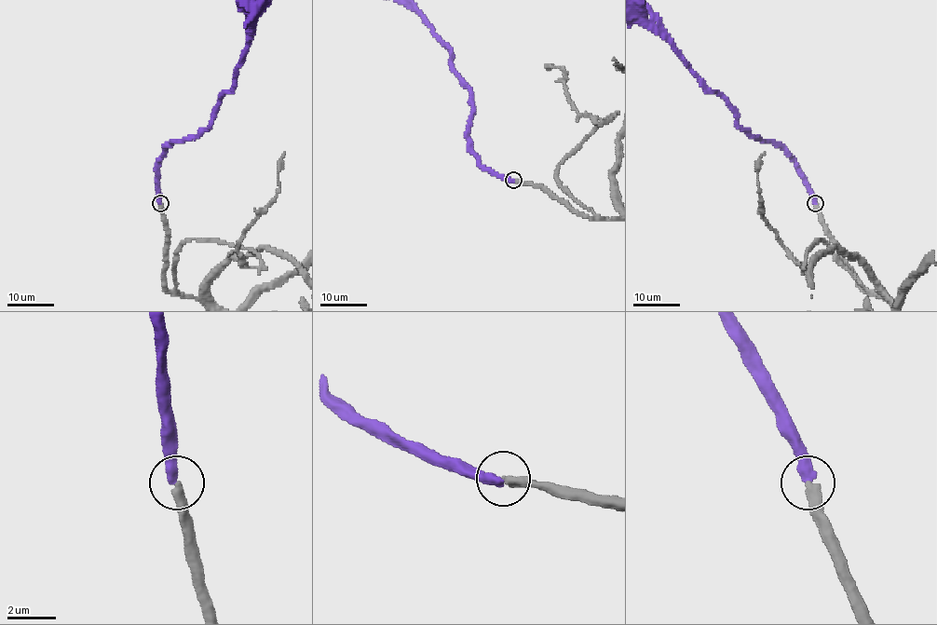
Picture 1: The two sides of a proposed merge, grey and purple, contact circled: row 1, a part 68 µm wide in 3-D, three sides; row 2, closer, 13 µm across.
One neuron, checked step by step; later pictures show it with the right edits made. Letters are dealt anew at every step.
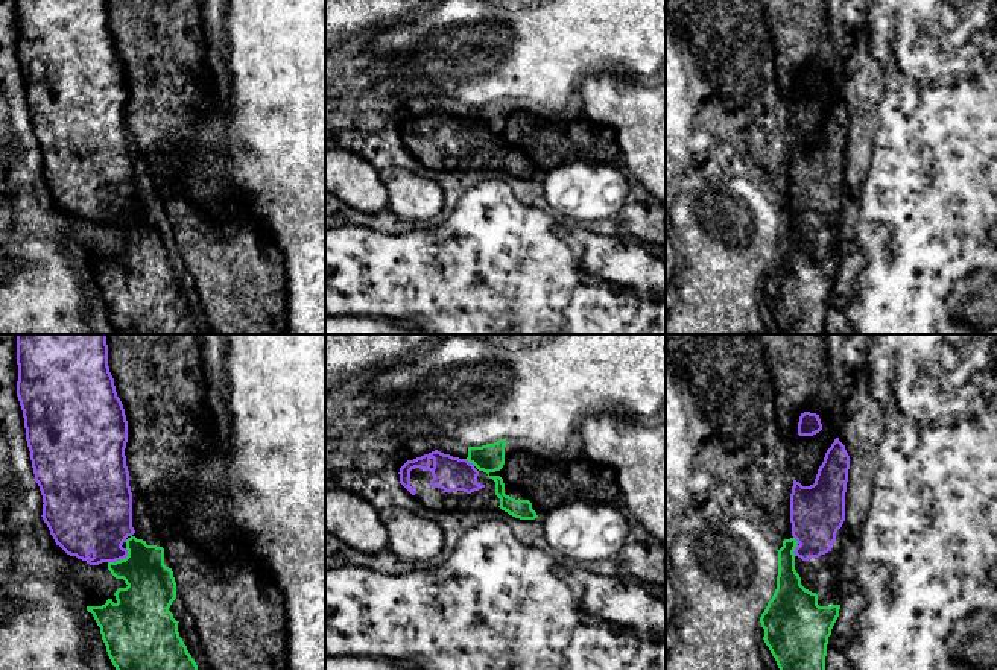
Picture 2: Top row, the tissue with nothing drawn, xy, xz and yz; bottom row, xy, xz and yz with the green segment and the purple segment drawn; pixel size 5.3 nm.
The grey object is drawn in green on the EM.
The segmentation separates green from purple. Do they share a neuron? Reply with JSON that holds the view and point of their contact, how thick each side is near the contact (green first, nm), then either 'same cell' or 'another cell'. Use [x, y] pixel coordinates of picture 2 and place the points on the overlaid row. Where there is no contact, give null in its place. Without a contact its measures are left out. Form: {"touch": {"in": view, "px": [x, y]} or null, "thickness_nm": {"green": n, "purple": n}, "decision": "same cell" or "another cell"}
{"touch": {"in": "xy", "px": [120, 559]}, "thickness_nm": {"green": 260, "purple": 360}, "decision": "same cell"}

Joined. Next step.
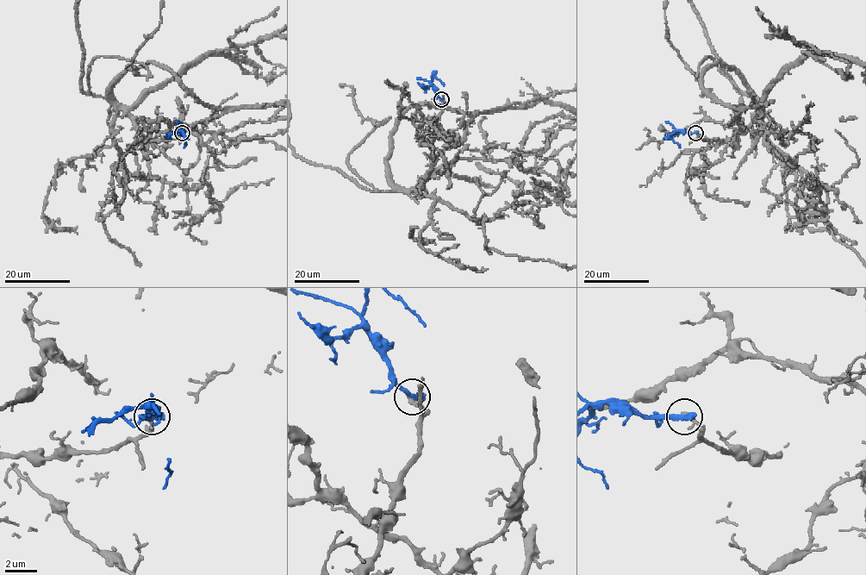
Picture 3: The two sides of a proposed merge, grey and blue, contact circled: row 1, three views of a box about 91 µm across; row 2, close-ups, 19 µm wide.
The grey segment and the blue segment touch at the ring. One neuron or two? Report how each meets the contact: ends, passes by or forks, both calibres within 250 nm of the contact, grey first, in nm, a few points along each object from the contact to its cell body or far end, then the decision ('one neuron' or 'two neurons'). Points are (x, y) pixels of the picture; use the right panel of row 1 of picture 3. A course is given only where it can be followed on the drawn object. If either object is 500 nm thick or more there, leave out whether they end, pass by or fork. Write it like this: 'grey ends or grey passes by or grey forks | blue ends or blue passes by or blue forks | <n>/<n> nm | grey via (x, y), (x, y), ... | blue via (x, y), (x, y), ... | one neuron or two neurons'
grey passes by | blue ends | 170/440 nm | grey via (695, 132), (723, 143), (745, 131), (759, 115), (758, 103), (736, 89), (693, 3) | blue via (695, 132), (675, 131), (670, 134), (668, 137), (680, 147) | two neurons

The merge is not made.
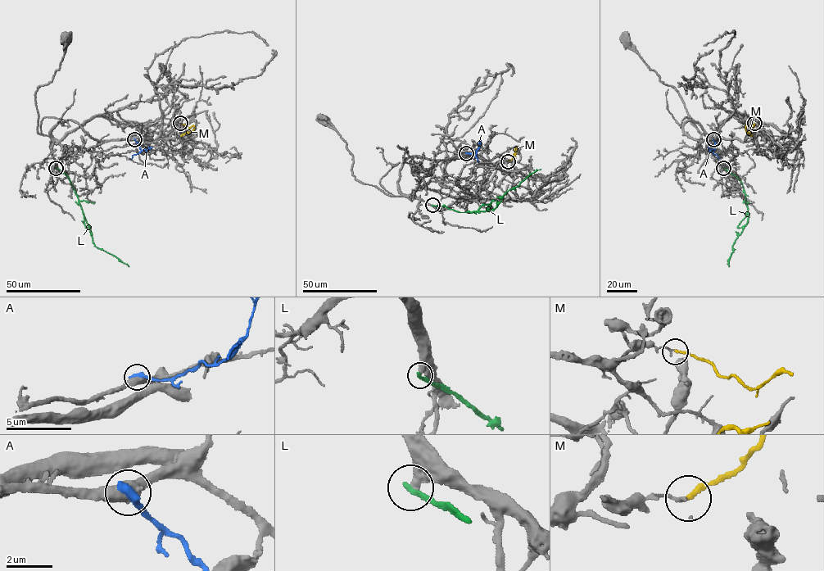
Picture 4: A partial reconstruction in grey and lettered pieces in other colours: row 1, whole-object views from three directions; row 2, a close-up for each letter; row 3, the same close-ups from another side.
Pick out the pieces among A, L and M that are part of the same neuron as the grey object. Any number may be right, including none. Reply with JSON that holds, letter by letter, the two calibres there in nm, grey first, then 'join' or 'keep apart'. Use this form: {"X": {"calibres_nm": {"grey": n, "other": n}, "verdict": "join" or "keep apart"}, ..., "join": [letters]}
{"A": {"calibres_nm": {"grey": 550, "other": 400}, "verdict": "keep apart"}, "L": {"calibres_nm": {"grey": 400, "other": 260}, "verdict": "keep apart"}, "M": {"calibres_nm": {"grey": 140, "other": 200}, "verdict": "keep apart"}, "join": []}

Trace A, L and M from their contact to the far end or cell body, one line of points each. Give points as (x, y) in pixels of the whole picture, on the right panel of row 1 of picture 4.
A: (713, 139), (713, 153), (721, 159)
L: (723, 168), (740, 181), (749, 218), (732, 246), (728, 266)
M: (754, 123), (753, 126), (745, 128), (753, 135)

